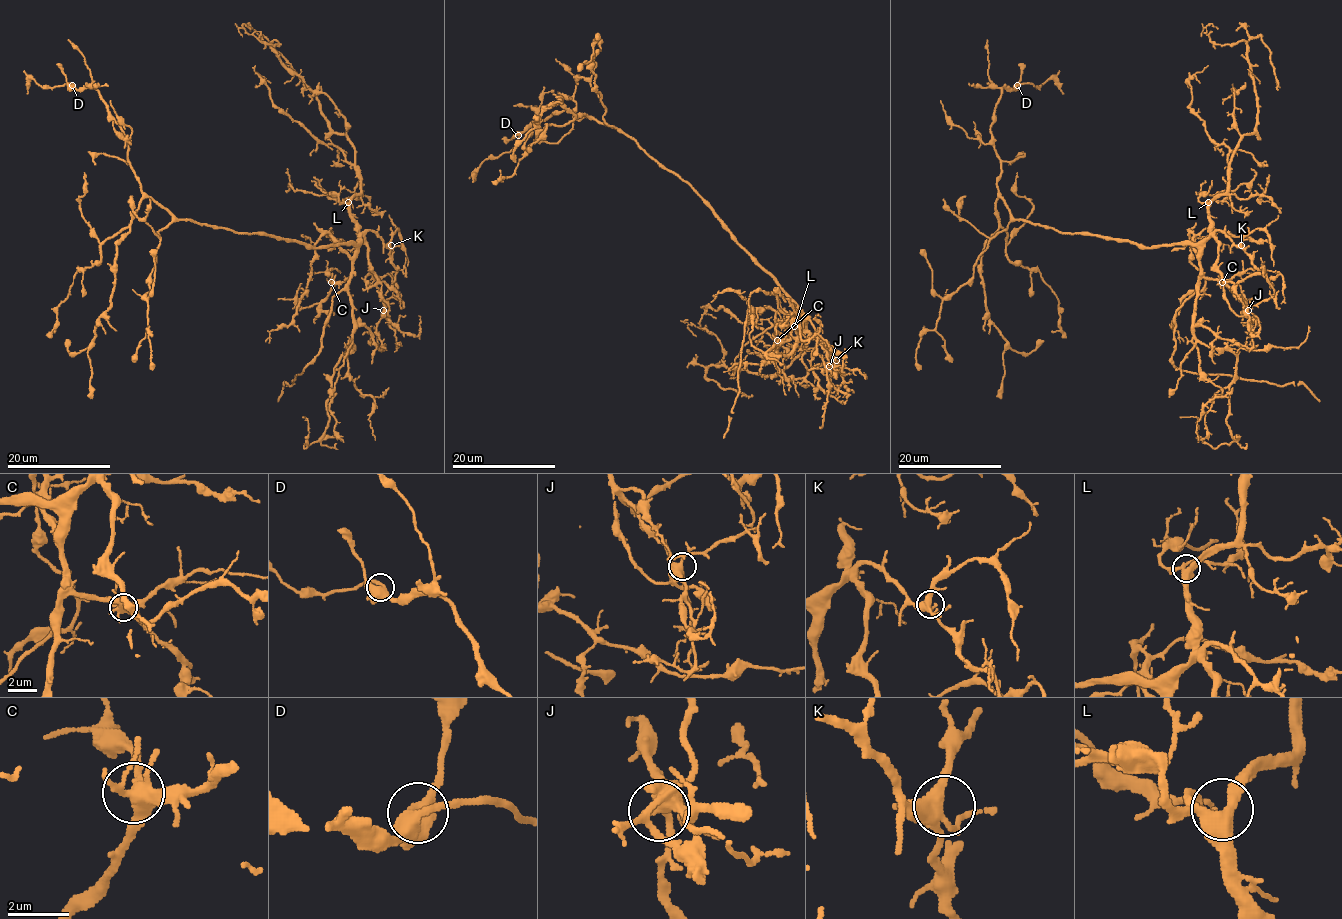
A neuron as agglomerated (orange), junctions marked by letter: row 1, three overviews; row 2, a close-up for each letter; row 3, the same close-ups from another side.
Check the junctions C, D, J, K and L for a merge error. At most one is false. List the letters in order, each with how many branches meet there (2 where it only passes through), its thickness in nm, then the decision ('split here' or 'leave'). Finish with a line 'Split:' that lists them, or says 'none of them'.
C: branches 6; calibre 400 nm; leave
D: branches 5; calibre 460 nm; leave
J: branches 6; calibre 400 nm; split here
K: branches 7; calibre 380 nm; leave
L: branches 4; calibre 440 nm; leave
Split: J

